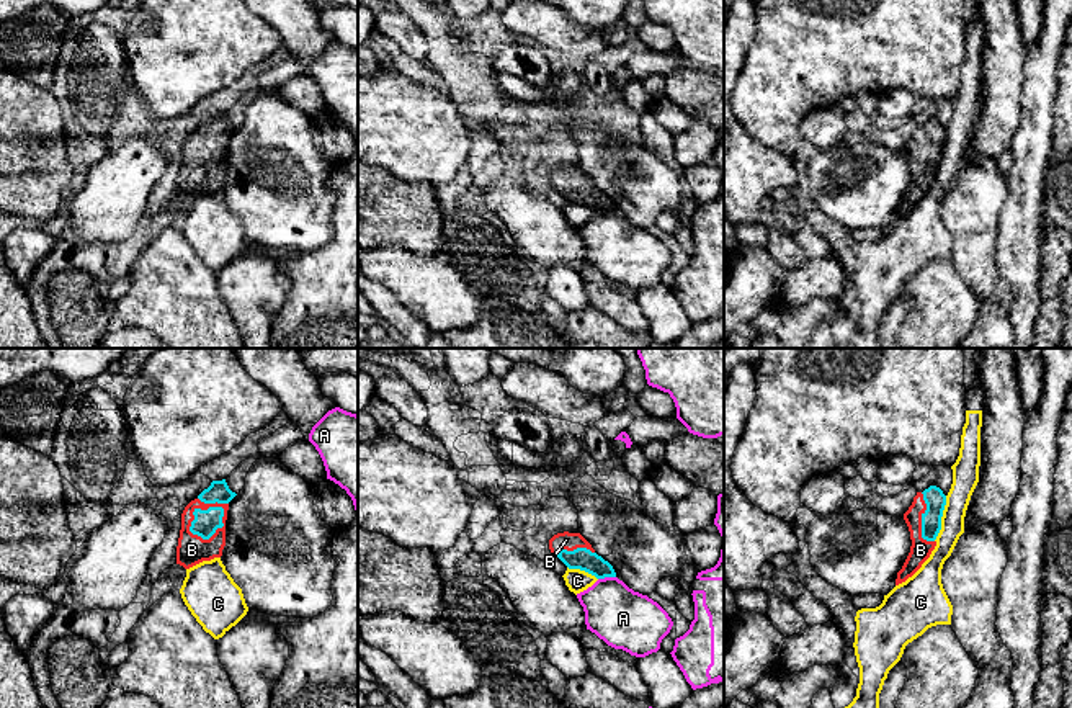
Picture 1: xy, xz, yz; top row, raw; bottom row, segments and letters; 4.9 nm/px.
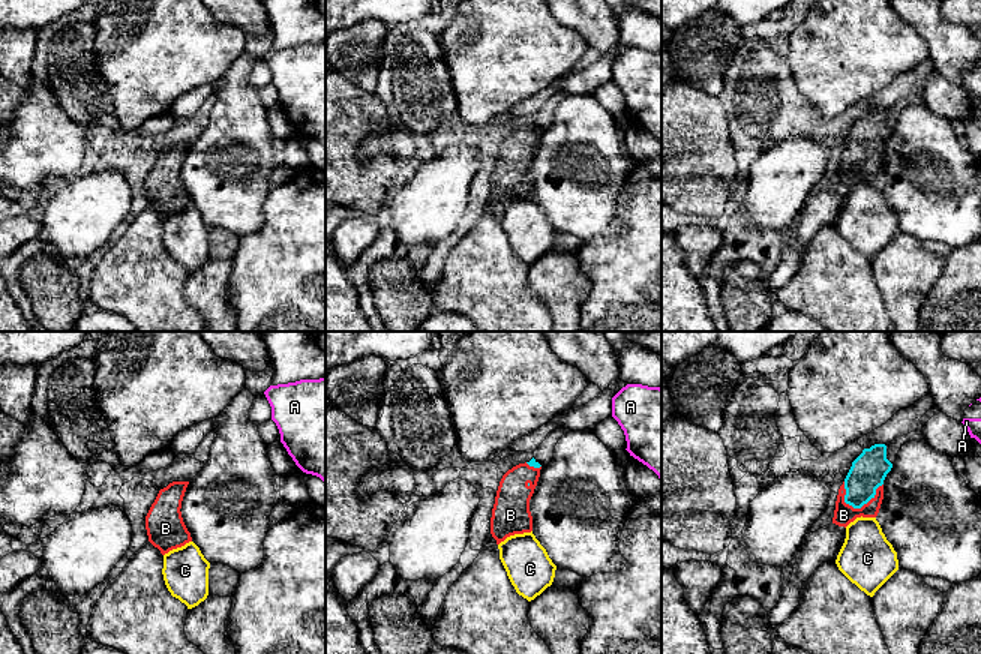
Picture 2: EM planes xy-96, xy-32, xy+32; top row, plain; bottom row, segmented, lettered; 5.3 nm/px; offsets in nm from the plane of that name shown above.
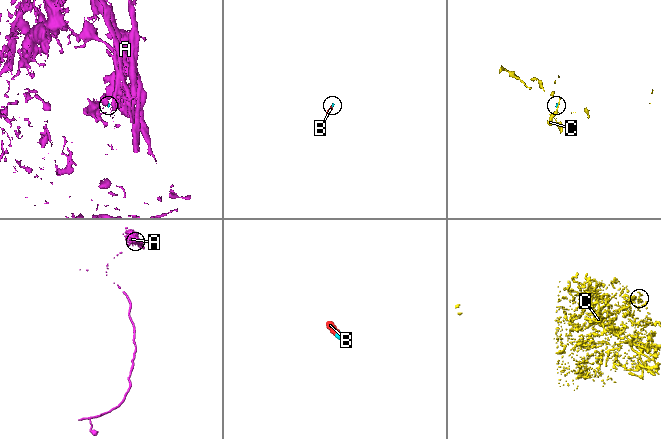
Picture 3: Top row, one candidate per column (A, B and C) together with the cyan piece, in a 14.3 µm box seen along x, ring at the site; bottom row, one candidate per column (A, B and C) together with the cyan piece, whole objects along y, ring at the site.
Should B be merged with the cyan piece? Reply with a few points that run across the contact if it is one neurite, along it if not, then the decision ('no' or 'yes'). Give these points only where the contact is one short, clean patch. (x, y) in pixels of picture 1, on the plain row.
xy (206, 156), (200, 143), (190, 161), (192, 183) | yes

